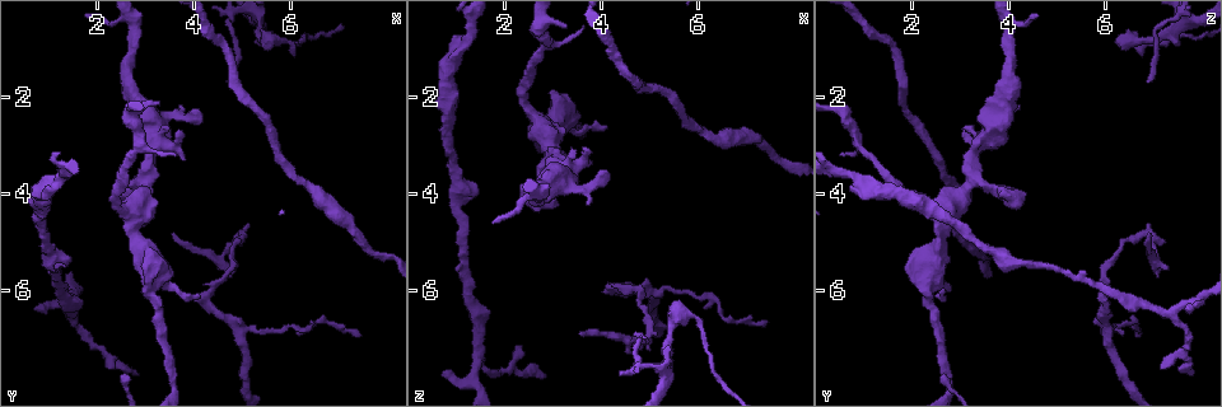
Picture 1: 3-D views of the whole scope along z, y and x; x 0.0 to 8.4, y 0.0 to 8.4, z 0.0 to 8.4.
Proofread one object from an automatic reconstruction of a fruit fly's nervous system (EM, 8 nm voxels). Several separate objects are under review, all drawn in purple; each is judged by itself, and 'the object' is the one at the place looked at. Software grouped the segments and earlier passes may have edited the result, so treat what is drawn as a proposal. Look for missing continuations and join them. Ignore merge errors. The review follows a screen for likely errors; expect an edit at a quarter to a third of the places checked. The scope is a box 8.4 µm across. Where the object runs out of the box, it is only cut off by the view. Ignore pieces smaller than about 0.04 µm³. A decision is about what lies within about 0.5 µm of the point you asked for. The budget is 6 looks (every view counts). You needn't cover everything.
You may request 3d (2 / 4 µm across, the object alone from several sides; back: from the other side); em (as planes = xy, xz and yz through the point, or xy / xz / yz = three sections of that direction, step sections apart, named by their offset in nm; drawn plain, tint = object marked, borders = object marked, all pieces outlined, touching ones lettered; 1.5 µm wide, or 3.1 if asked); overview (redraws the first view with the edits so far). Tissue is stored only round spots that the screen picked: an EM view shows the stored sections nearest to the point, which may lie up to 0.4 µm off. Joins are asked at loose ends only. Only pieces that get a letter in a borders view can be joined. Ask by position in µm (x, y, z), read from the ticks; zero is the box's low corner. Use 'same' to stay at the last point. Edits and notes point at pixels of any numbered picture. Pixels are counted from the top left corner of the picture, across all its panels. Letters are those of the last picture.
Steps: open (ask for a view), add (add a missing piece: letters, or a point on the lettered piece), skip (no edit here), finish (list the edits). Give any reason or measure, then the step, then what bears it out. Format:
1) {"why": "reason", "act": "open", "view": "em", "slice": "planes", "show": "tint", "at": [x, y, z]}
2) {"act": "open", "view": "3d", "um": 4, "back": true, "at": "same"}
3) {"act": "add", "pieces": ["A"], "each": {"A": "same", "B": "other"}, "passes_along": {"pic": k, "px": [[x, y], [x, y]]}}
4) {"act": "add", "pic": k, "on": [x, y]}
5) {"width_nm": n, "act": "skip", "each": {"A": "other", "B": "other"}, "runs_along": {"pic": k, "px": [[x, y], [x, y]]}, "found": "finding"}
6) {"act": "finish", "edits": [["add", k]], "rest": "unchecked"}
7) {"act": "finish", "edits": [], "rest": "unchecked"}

{"why": "free end", "act": "open", "view": "em", "slice": "xy", "step": 4, "show": "borders", "at": [0.75, 6.40, 7.65]}

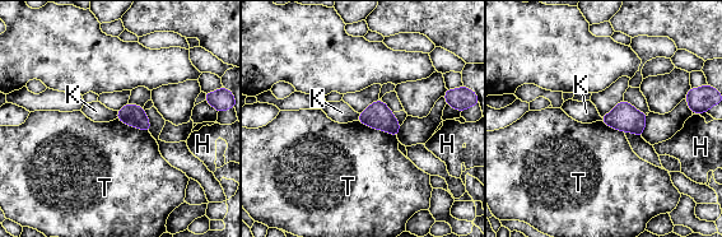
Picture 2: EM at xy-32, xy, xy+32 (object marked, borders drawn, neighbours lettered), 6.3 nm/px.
{"act": "open", "view": "em", "slice": "xz", "step": 4, "show": "borders", "at": "same"}

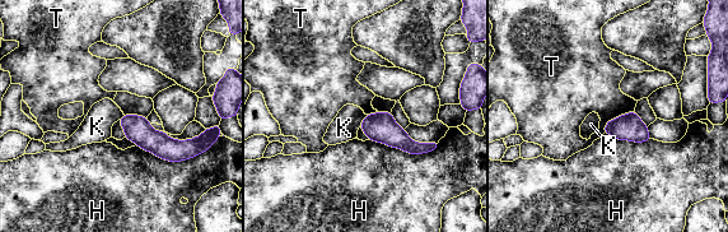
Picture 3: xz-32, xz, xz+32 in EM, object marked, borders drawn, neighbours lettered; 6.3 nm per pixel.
{"longest_contact_nm": ["H", 440], "act": "skip", "each": {"H": "other", "K": "other", "T": "other"}, "found": "no lettered piece goes on from it"}

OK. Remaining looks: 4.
{"why": "free end", "act": "open", "view": "em", "slice": "xy", "step": 4, "show": "tint", "at": [4.10, 2.30, 3.50]}

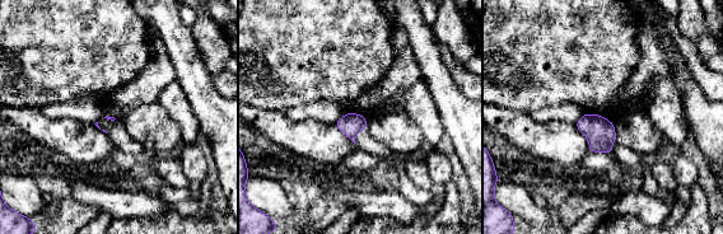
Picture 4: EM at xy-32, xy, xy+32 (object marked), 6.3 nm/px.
{"act": "open", "view": "em", "slice": "xy", "step": 4, "show": "borders", "at": "same"}

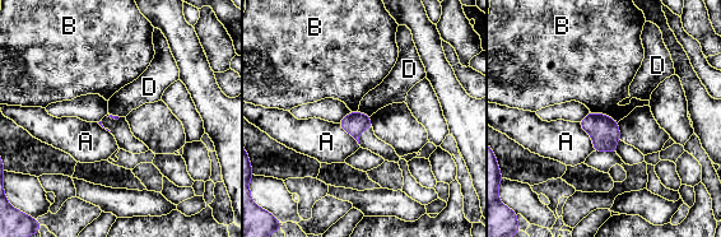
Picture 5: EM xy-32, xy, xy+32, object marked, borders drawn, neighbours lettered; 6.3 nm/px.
{"longest_contact_nm": ["A", 220], "act": "skip", "each": {"A": "other", "B": "other", "D": "other"}, "found": "no lettered piece goes on from it"}

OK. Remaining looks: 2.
{"act": "finish", "edits": [], "rest": "unchecked"}

